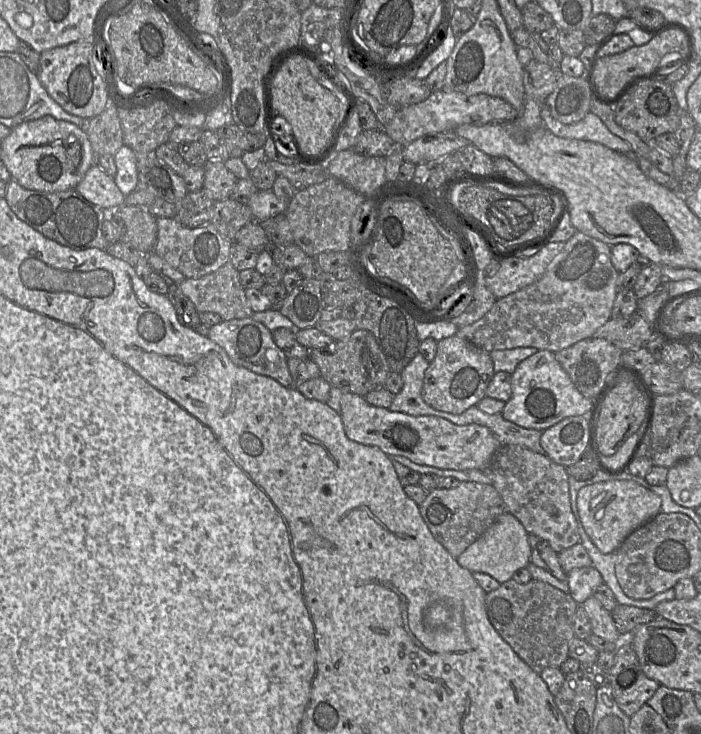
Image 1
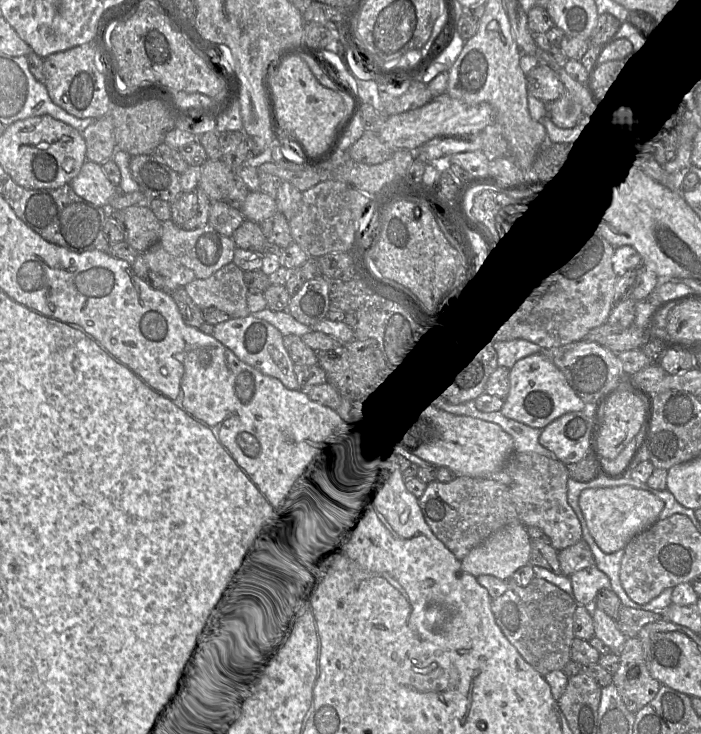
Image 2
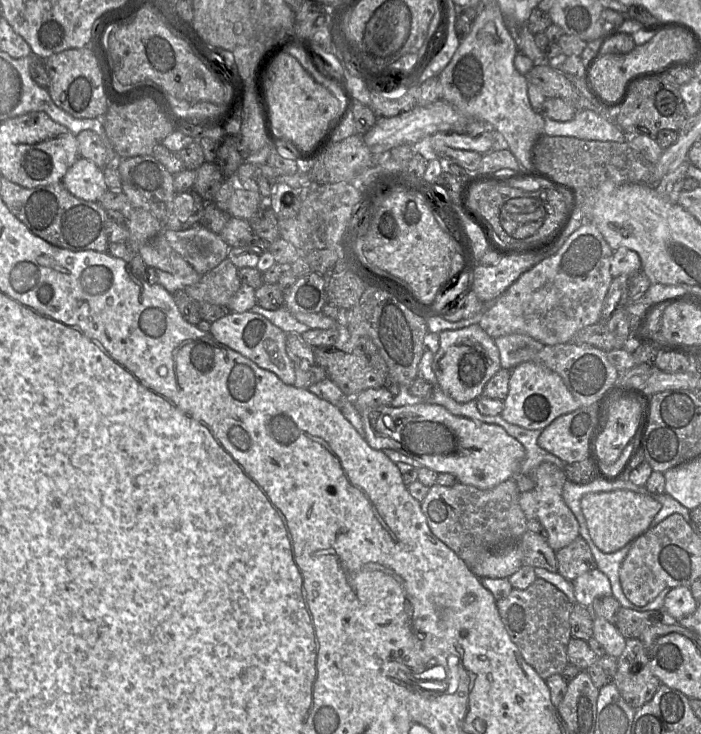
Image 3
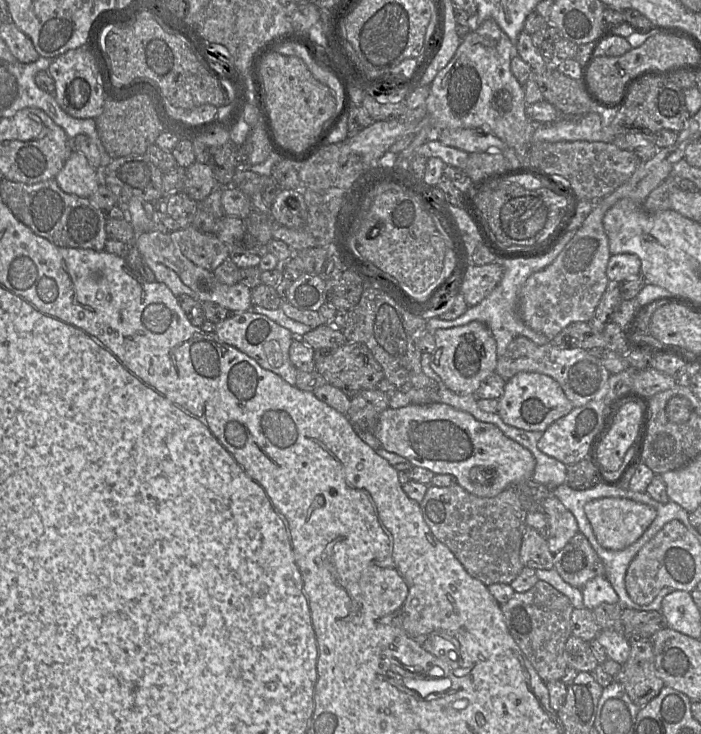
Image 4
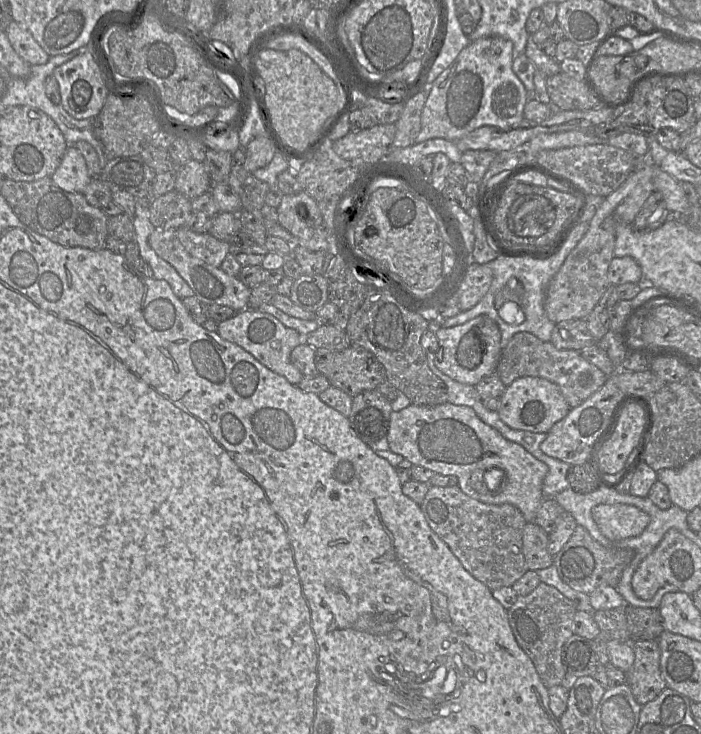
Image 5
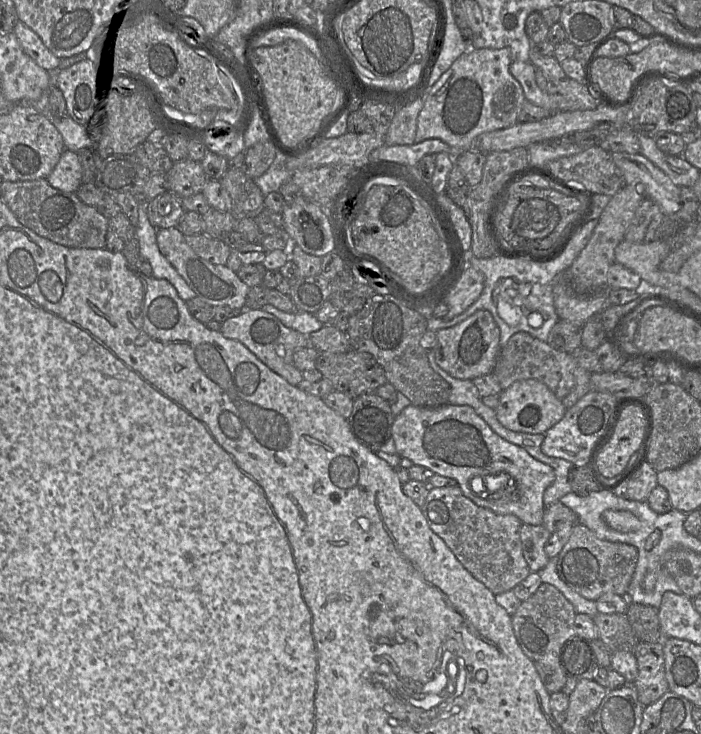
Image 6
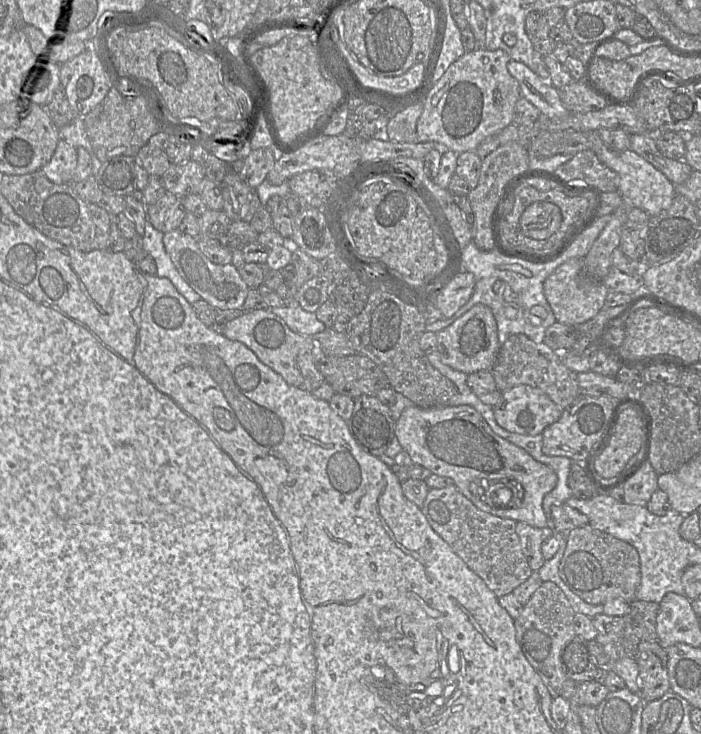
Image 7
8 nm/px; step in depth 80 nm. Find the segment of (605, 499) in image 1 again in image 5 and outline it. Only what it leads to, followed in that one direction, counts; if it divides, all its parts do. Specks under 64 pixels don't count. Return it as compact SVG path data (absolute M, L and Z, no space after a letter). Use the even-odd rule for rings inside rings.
M598 504L592 517L600 532L610 541L620 541L640 535L650 523L650 516L630 504Z

